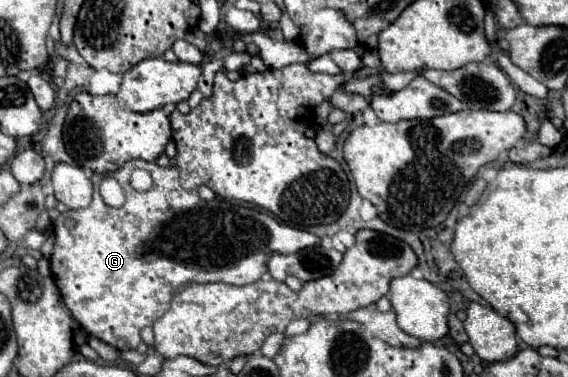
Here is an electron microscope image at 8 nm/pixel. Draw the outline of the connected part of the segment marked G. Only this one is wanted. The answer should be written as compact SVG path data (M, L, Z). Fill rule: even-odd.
M131 159L123 167L111 173L111 177L119 179L121 187L125 189L127 201L121 209L107 207L99 197L99 181L107 177L103 173L95 173L93 185L93 201L87 209L67 211L59 215L53 223L53 253L51 261L51 277L59 287L63 303L71 311L71 315L79 321L79 325L93 337L109 343L119 351L137 349L141 343L139 331L145 325L151 325L155 319L163 315L169 307L169 295L183 291L189 283L209 283L209 281L223 281L231 285L247 285L265 273L267 259L271 253L297 253L303 247L313 247L319 243L315 235L309 231L289 227L273 219L269 213L259 213L259 209L239 207L227 203L223 199L203 201L195 191L185 191L177 179L177 167L159 167L153 161ZM135 167L147 169L155 181L147 193L137 193L129 185L129 175ZM65 219L73 219L75 225L71 229L65 227Z

